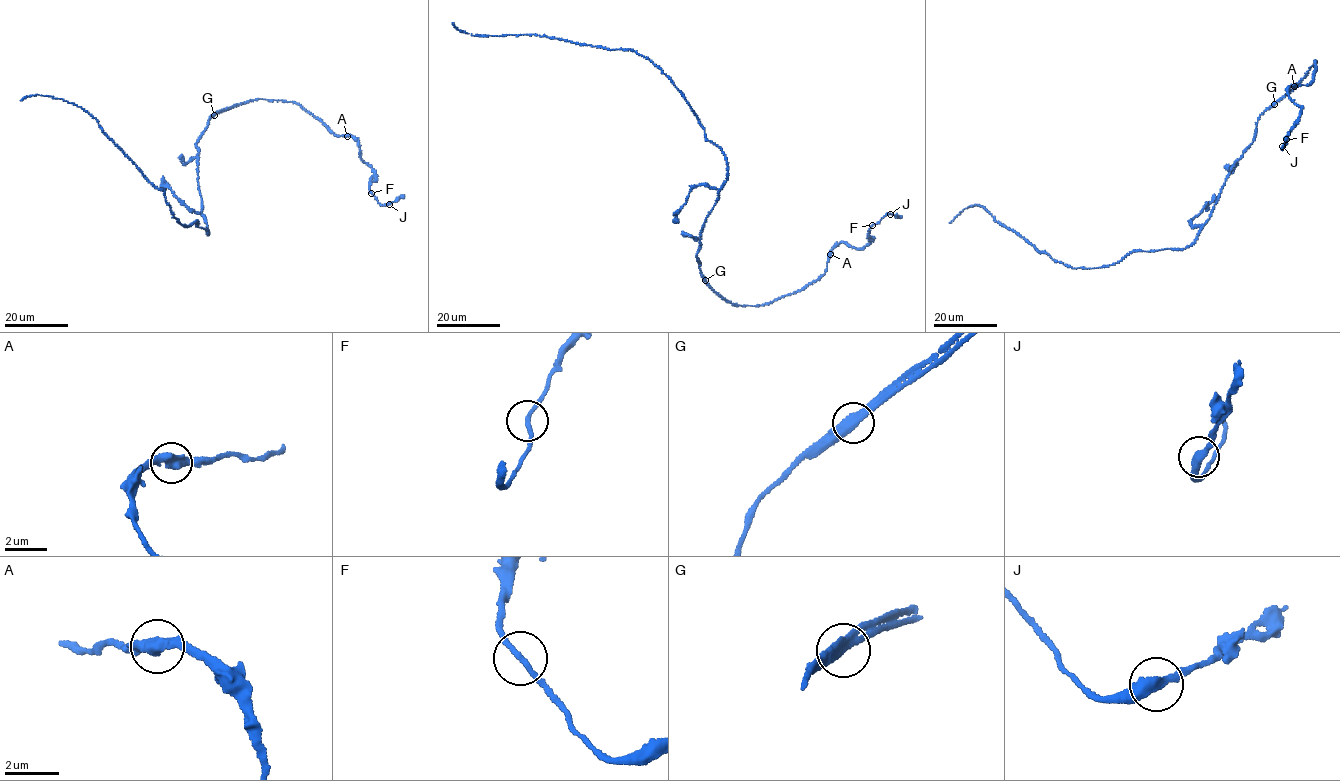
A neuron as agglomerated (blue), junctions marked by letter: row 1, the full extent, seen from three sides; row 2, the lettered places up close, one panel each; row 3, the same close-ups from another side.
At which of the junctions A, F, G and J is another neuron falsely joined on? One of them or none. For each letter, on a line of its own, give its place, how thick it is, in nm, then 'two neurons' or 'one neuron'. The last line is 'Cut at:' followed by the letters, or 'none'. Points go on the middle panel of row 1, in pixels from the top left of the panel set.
A: place (830, 254); calibre 460 nm; one neuron
F: place (872, 225); calibre 190 nm; one neuron
G: place (705, 280); calibre 360 nm; two neurons
J: place (890, 214); calibre 360 nm; one neuron
Cut at: G

